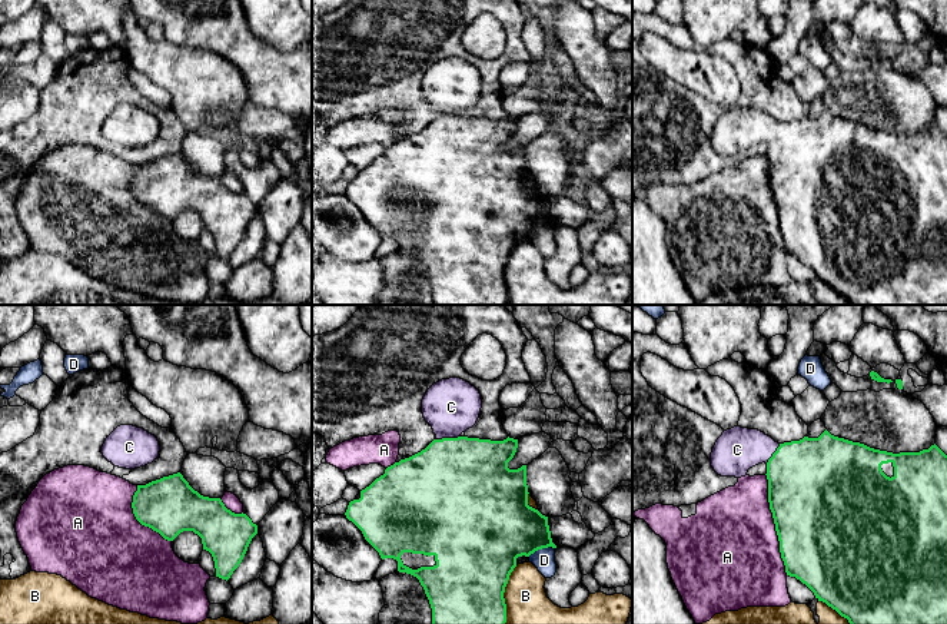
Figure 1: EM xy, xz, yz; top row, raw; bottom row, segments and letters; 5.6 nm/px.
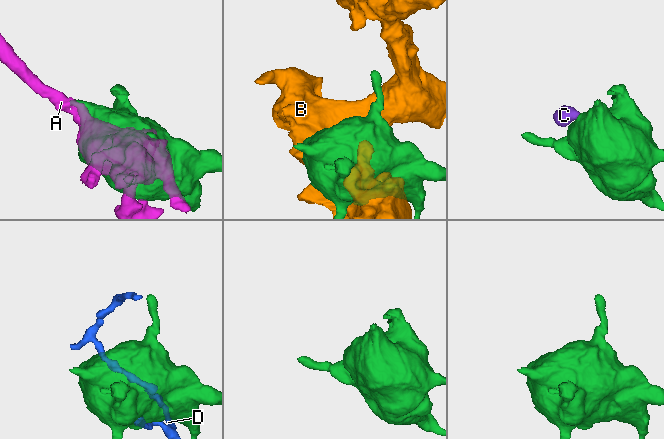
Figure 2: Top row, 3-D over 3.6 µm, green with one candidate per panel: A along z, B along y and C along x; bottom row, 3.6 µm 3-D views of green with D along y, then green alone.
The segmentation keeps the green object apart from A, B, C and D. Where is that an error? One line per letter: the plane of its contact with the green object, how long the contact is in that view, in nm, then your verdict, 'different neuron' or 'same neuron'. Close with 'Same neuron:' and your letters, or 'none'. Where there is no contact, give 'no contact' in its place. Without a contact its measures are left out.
A: yz | 600 nm | different neuron
B: xz | 340 nm | different neuron
C: xz | 150 nm | same neuron
D: xz | 160 nm | different neuron
Same neuron: C

